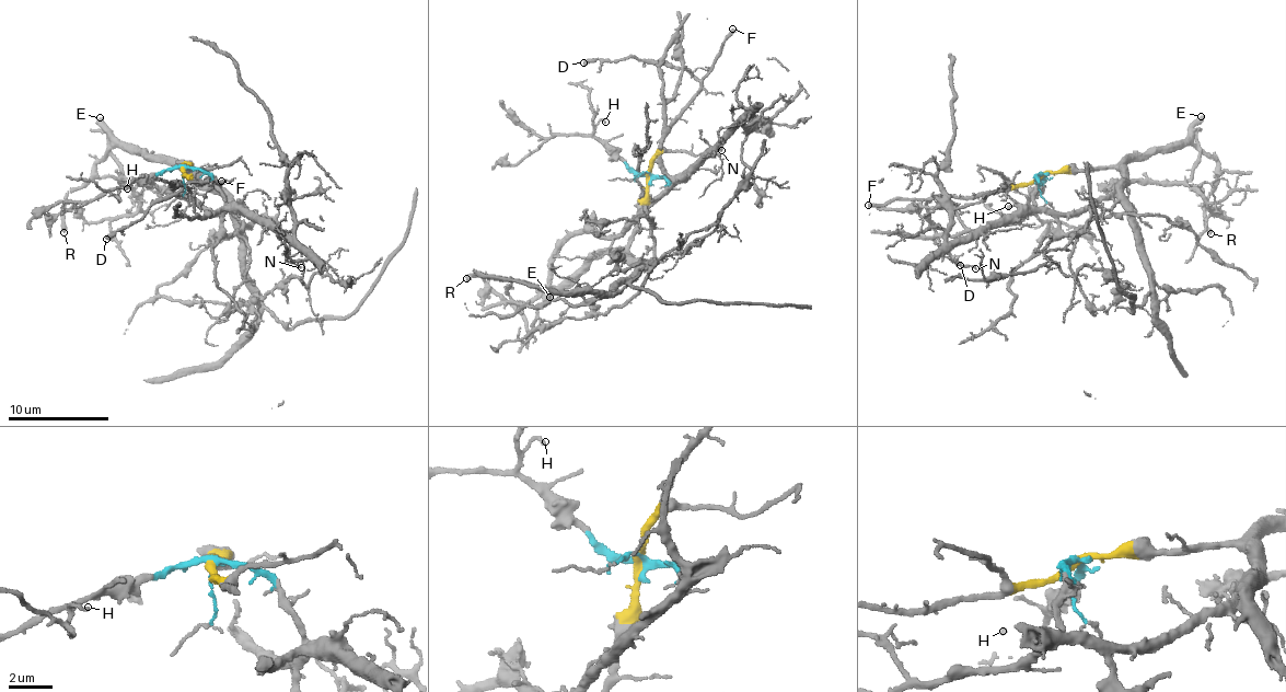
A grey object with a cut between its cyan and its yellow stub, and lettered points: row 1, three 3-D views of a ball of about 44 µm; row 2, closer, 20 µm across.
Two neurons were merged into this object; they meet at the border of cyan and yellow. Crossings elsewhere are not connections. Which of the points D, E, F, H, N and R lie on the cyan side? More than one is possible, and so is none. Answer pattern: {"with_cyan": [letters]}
{"with_cyan": ["H", "N"]}

